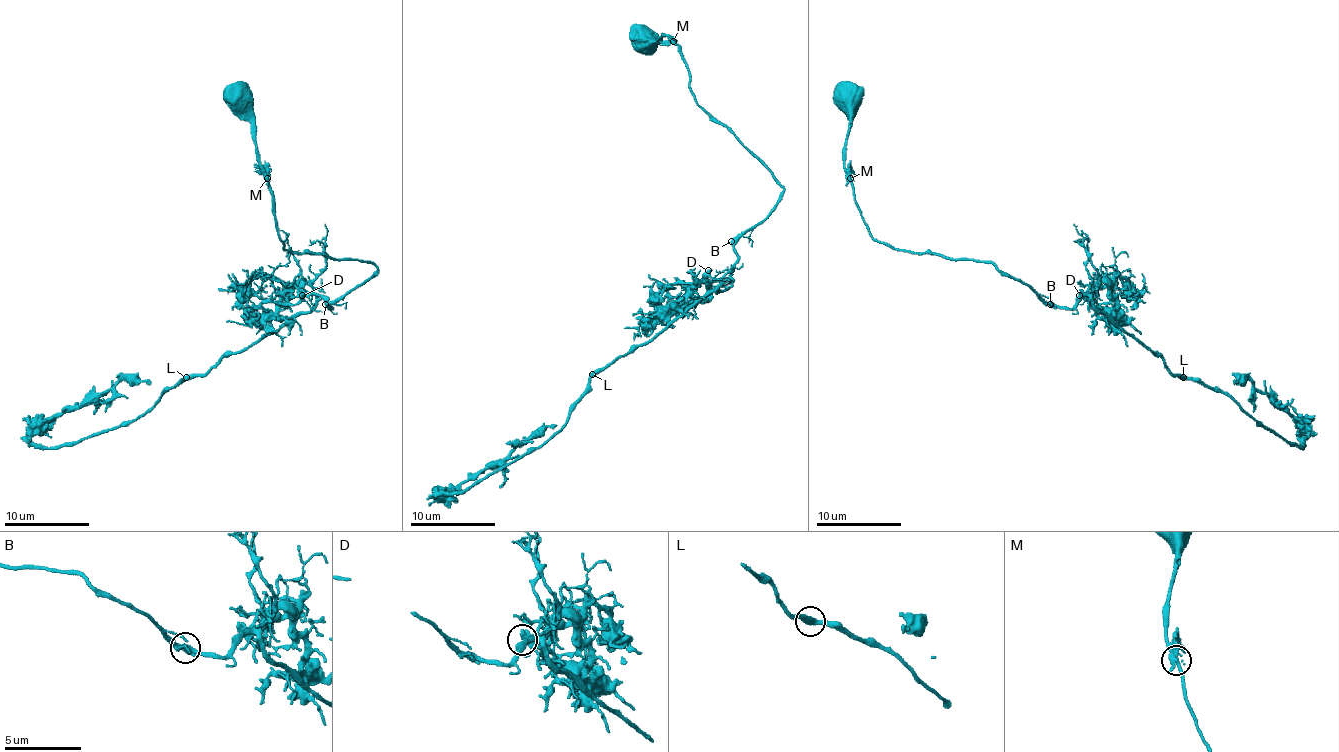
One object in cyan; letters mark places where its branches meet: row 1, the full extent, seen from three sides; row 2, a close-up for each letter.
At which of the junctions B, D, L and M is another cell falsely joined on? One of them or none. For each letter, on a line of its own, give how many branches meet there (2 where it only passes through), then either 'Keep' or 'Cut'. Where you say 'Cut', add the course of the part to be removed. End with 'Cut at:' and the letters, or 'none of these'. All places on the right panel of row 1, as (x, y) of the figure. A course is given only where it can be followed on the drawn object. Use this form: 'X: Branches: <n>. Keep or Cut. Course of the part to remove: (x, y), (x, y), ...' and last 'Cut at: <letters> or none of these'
B: Branches: 2. Keep
D: Branches: 2. Keep
L: Branches: 2. Keep
M: Branches: 2. Keep
Cut at: none of these

